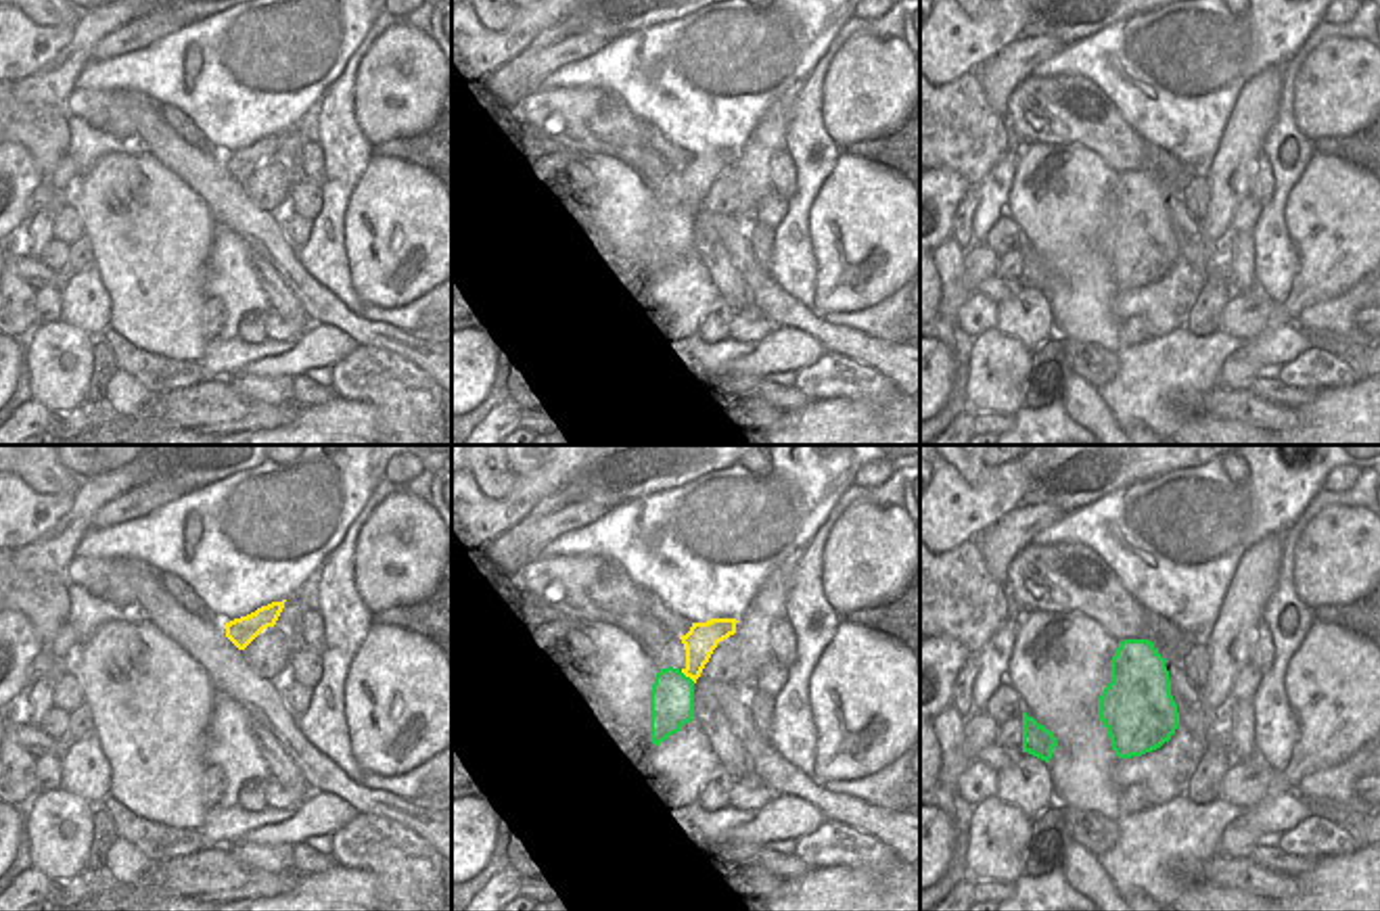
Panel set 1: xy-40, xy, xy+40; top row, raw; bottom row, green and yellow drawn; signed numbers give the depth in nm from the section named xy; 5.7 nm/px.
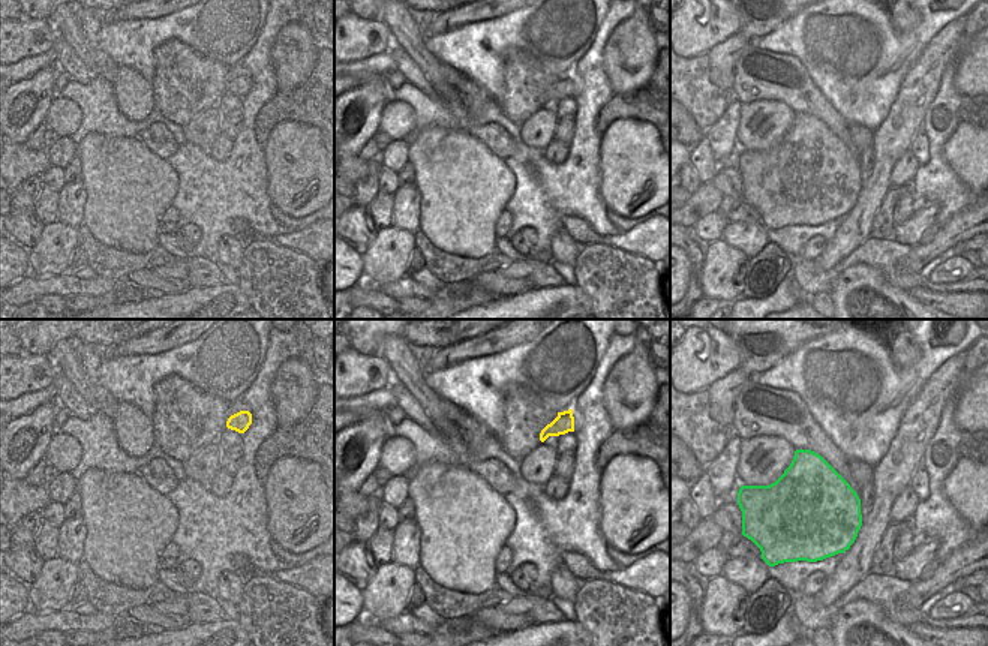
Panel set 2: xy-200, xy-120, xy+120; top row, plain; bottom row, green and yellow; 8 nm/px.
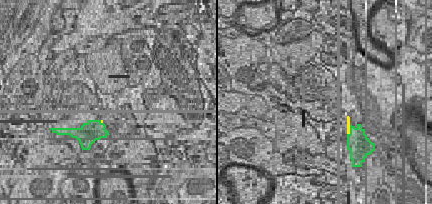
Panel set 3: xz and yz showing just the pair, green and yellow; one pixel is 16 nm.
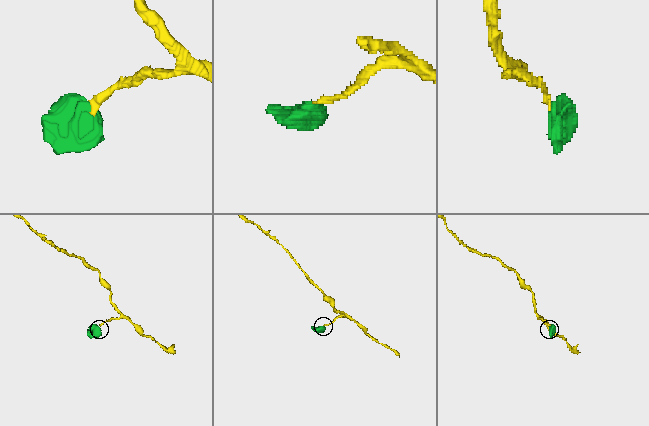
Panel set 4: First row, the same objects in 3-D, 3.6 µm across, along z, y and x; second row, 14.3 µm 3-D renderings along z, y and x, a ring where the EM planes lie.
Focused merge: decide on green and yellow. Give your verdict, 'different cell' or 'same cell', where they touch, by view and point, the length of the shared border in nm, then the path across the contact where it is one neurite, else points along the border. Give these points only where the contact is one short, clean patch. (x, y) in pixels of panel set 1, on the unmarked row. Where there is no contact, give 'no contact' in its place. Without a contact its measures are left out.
same cell; meets green in xy at (688, 209); contact 120 nm long; runs through xy (672, 232), (672, 226), (688, 209), (701, 172)

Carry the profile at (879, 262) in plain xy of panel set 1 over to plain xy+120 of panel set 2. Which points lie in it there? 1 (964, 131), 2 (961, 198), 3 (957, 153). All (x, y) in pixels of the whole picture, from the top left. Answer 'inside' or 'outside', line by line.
1: inside
2: outside
3: inside

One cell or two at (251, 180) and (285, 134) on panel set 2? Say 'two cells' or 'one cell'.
two cells

